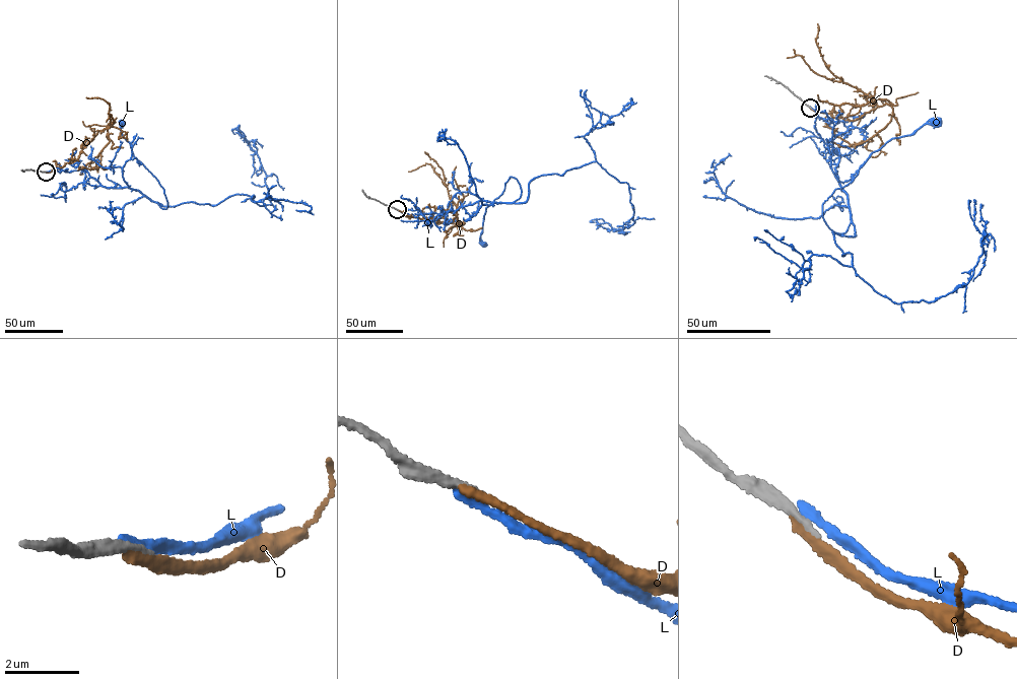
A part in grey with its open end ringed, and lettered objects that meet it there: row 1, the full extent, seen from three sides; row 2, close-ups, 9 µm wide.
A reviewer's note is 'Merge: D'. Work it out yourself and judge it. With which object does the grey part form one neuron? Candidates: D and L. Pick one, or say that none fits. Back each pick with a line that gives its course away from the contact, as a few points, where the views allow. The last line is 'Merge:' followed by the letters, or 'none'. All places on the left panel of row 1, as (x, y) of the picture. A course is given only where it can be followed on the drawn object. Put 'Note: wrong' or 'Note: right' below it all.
Merge: none
Note: wrong

